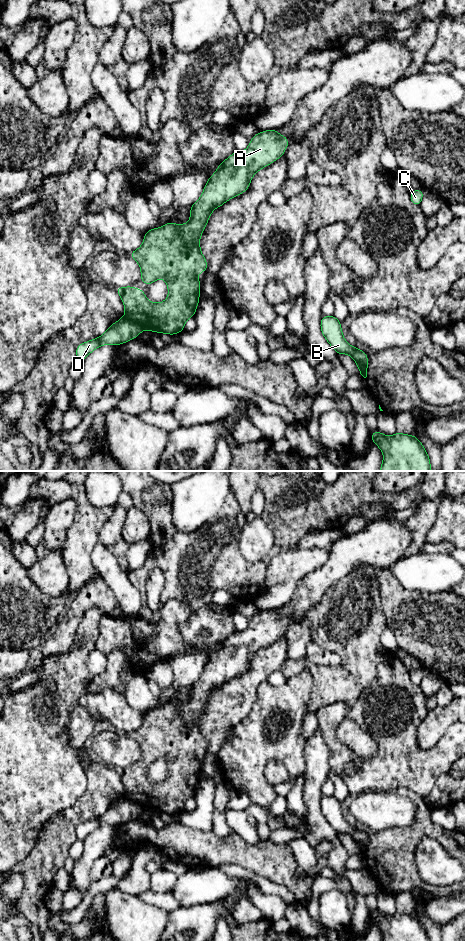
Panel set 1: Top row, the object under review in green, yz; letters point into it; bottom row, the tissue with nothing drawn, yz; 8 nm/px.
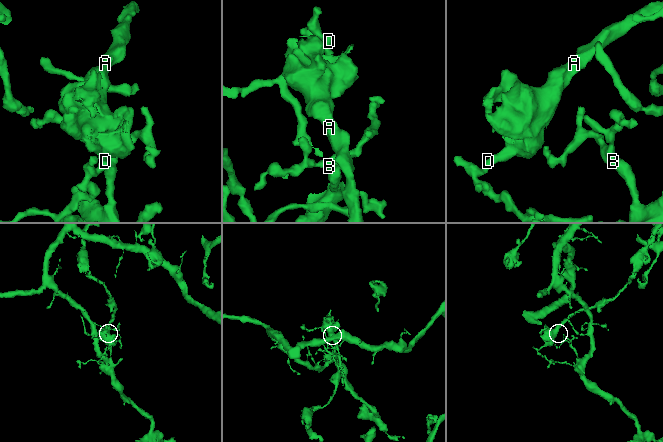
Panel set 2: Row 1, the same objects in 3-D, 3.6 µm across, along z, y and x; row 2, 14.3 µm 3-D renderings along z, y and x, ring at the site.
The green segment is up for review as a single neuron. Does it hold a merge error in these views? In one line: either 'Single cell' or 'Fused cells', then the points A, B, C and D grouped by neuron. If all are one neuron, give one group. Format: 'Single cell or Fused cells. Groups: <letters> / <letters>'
Fused cells. Groups: A / B C D

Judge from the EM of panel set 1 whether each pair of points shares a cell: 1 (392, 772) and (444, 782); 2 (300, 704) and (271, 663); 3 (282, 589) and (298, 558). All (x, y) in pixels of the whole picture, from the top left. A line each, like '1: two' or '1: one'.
1: two
2: two
3: one

